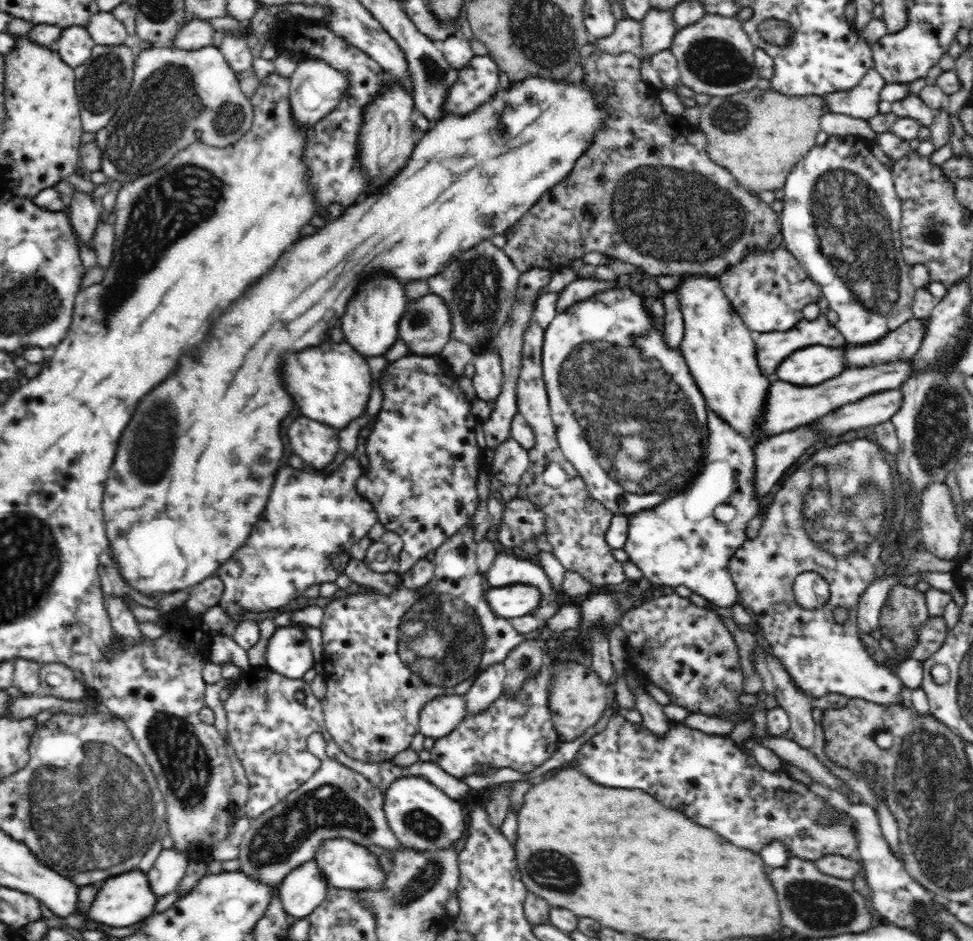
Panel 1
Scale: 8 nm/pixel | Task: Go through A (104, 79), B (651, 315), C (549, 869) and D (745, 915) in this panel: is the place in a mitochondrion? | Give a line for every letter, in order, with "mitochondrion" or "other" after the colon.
A: mitochondrion
B: other
C: mitochondrion
D: other

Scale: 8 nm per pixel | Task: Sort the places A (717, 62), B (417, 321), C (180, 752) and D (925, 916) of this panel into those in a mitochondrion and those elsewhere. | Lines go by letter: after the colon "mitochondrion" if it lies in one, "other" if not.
A: mitochondrion
B: mitochondrion
C: mitochondrion
D: mitochondrion

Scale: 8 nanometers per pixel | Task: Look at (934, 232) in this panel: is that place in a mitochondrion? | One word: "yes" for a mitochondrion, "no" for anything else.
yes

